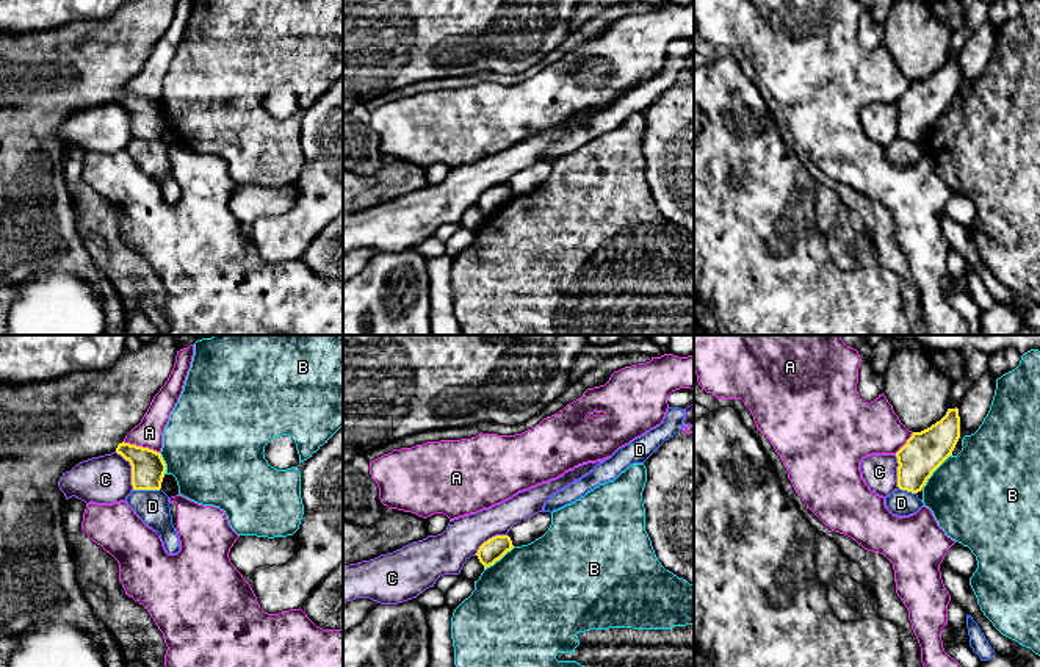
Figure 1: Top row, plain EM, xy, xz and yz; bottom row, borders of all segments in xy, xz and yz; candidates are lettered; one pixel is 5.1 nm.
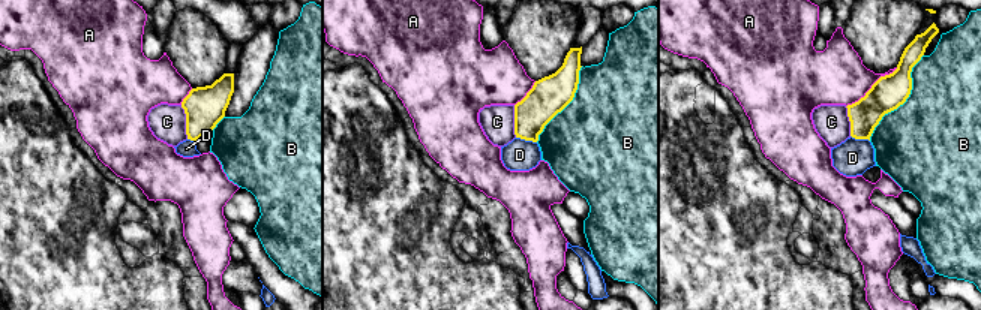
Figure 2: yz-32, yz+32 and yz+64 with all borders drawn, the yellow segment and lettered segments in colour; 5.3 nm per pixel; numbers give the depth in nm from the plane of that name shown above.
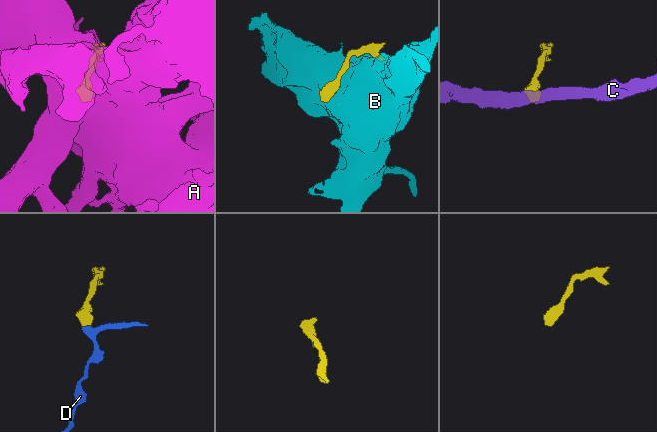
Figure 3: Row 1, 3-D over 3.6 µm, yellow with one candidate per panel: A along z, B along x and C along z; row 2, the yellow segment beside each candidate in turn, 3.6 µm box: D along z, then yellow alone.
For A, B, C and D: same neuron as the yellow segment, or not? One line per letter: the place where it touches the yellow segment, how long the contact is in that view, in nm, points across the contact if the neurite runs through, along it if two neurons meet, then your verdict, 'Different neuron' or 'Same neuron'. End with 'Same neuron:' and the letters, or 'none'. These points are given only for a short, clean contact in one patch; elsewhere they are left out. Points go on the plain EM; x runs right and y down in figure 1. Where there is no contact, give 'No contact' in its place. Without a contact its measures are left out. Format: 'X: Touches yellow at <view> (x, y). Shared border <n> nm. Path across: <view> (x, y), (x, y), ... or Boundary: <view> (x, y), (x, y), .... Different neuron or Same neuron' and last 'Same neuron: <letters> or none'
A: Touches yellow at xy (141, 96). Shared border 200 nm. Different neuron
B: Touches yellow at yz (934, 119). Shared border 240 nm. Different neuron
C: Touches yellow at xy (132, 118). Shared border 220 nm. Boundary: xy (115, 100), (129, 111), (133, 138). Different neuron
D: Touches yellow at xy (146, 138). Shared border 140 nm. Boundary: xy (160, 137), (133, 140). Different neuron
Same neuron: none

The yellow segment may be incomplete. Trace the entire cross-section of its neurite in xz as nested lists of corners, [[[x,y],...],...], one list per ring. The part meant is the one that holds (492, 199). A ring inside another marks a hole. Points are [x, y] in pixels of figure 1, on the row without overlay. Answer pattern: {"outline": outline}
{"outline": [[[495,185],[479,196],[476,205],[484,218],[487,218],[500,210],[512,197],[514,194],[509,185]]]}

